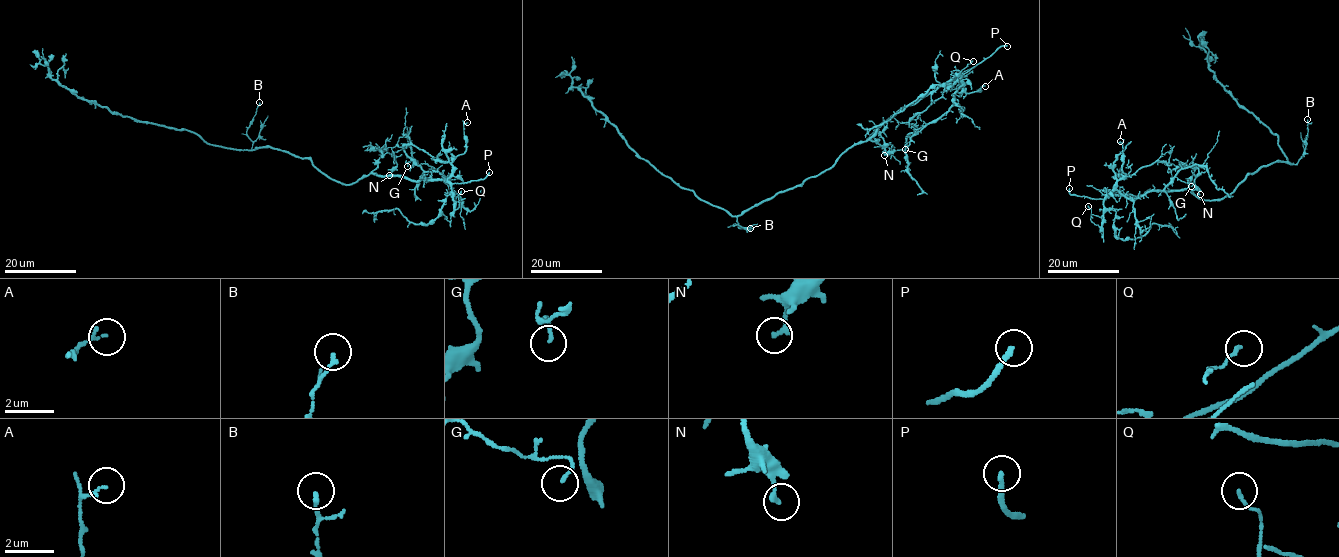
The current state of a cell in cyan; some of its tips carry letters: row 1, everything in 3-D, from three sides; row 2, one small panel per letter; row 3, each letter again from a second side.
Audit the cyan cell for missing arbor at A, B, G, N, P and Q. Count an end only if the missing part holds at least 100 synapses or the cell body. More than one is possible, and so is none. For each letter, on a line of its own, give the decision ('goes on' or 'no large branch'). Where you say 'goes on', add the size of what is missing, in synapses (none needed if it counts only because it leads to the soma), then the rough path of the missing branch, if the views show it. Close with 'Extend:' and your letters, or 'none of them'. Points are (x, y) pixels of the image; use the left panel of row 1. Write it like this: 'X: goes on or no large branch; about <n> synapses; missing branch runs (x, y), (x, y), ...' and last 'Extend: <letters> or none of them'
A: no large branch
B: no large branch
G: no large branch
N: no large branch
P: goes on
Q: no large branch
Extend: P

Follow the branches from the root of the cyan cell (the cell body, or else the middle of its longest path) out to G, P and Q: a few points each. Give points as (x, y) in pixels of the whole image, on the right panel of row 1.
G: (1238, 185), (1206, 201), (1188, 189), (1109, 194), (1117, 190), (1140, 198), (1175, 177), (1191, 186)
P: (1238, 185), (1224, 198), (1206, 201), (1188, 189), (1152, 191), (1144, 195), (1097, 199), (1072, 195), (1069, 188)
Q: (1238, 185), (1224, 198), (1210, 200), (1188, 189), (1108, 196), (1100, 226), (1090, 220), (1088, 206)

